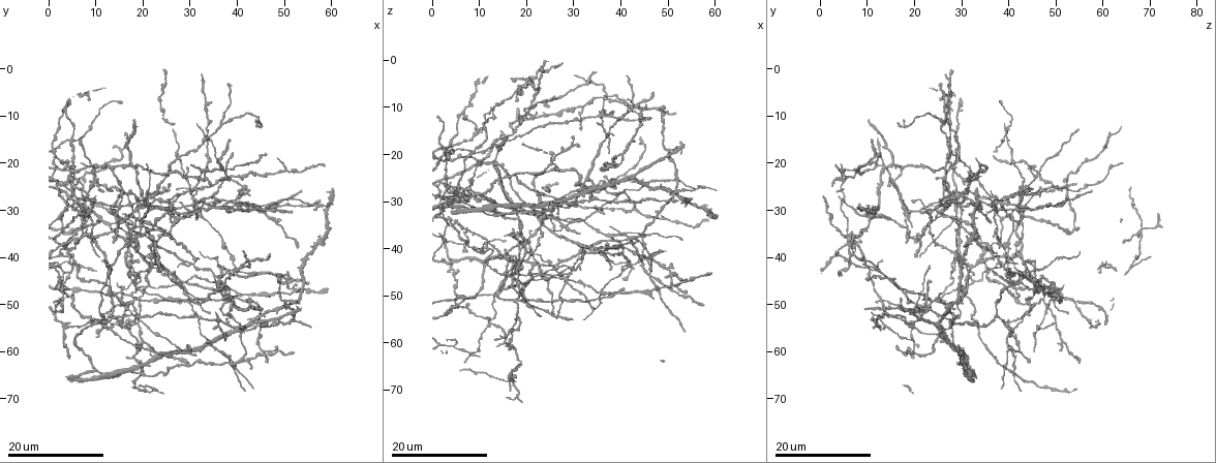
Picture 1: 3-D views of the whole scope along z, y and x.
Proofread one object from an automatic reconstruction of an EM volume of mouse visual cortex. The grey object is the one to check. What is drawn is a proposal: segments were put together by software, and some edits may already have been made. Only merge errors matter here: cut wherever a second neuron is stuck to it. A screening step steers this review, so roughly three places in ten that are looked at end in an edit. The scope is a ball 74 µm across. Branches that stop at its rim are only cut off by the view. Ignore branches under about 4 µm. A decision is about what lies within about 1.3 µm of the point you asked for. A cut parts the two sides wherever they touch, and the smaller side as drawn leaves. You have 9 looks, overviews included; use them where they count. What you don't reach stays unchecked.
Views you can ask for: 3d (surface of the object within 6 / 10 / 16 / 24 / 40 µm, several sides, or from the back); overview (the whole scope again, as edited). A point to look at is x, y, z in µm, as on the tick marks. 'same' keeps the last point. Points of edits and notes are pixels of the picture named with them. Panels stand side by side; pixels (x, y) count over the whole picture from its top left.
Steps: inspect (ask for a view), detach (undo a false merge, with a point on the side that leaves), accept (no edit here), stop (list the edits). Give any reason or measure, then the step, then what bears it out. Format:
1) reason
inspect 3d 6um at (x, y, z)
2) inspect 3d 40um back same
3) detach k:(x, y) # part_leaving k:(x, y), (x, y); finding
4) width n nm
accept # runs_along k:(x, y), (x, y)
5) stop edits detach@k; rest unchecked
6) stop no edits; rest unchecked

inspect 3d 24um at (18.5, 35.5, 5.5)

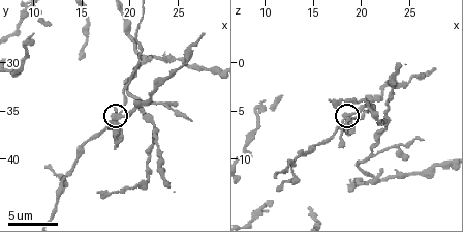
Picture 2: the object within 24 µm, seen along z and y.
inspect 3d 6um same

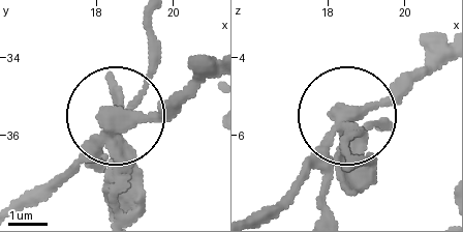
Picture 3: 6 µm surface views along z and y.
width 280 nm
detach 3:(115, 96) # a second neuron is stuck on

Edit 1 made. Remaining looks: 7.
inspect overview

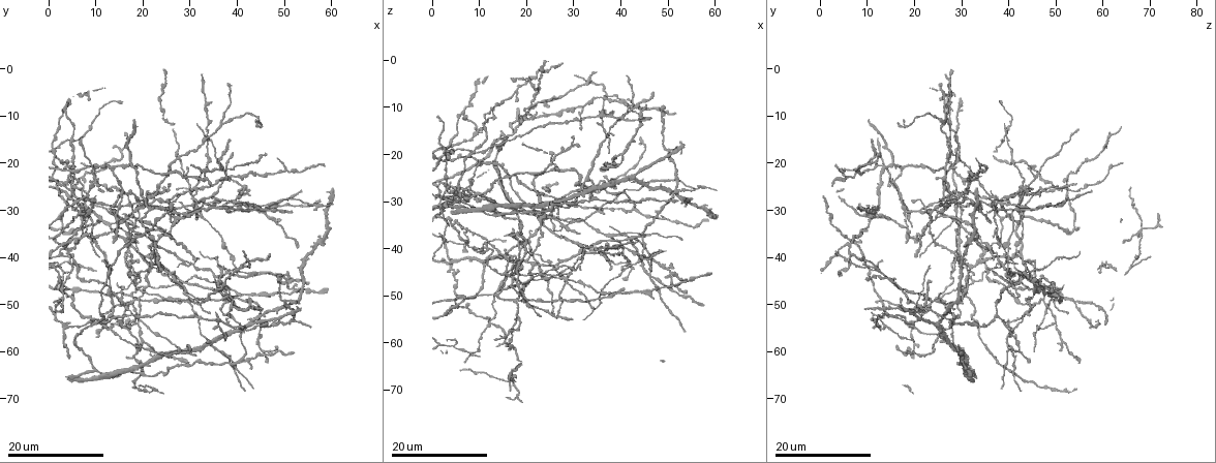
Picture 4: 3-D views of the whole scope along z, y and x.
four or more arms meet
inspect 3d 16um at (2.0, 45.0, 32.0)

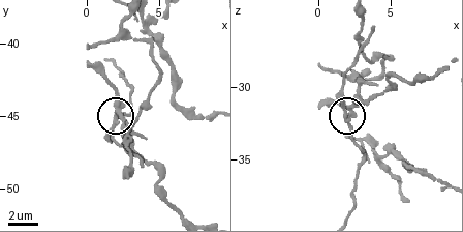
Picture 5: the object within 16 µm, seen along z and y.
inspect 3d 10um same

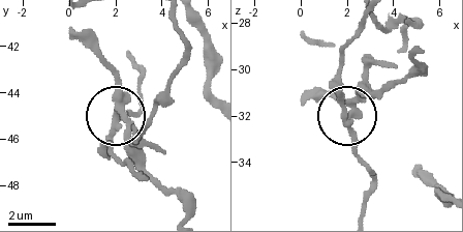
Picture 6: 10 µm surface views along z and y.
width 250 nm
detach 6:(359, 141) # a second neuron is stuck on

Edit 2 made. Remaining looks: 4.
three-way junction
inspect 3d 16um at (17.0, 48.0, 51.5)

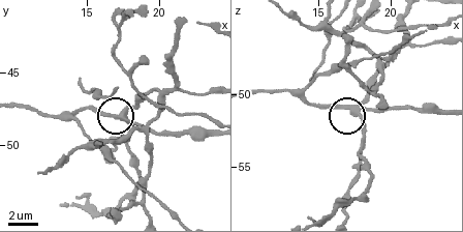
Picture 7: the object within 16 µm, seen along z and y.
closer look
inspect 3d 6um at (17.2, 48.2, 51.0)

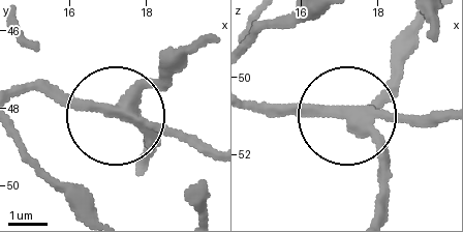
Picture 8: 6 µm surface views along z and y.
arms 3
detach 8:(180, 131) # part_leaving 8:(131, 113), (207, 142); two neurons meet here

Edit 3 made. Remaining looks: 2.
two arms in line, one across
inspect 3d 24um at (50.5, 21.5, 34.0)

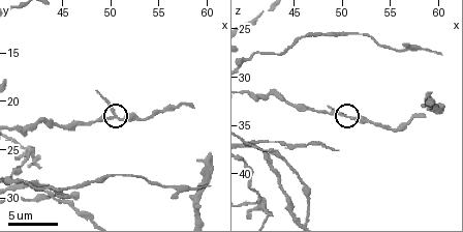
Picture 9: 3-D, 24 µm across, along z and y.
closer look
inspect 3d 10um at (50.2, 21.4, 34.2)

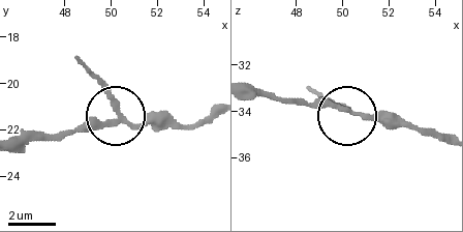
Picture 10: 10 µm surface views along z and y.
arms 3
accept # runs_along 10:(17, 142), (94, 129), (118, 120), (175, 124); continuous, no second neuron

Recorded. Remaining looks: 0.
stop edits detach@3, detach@6, detach@8; rest unchecked

